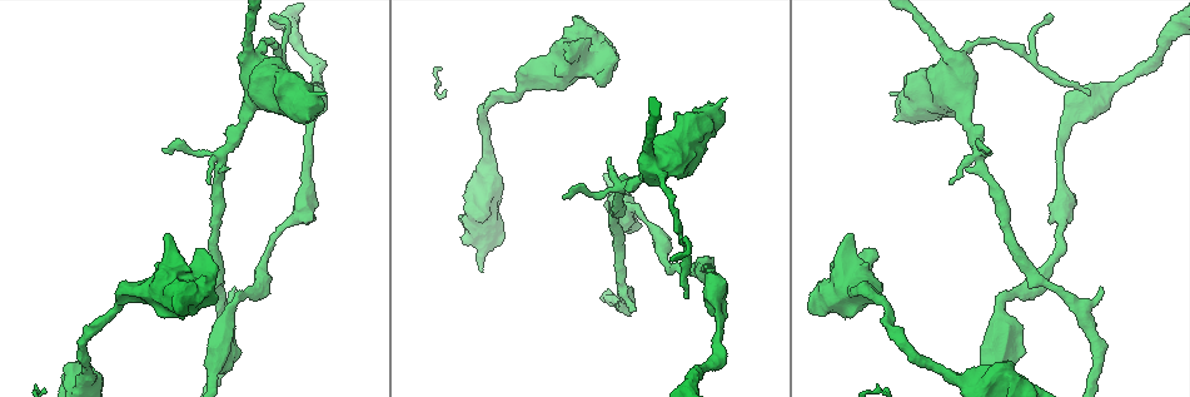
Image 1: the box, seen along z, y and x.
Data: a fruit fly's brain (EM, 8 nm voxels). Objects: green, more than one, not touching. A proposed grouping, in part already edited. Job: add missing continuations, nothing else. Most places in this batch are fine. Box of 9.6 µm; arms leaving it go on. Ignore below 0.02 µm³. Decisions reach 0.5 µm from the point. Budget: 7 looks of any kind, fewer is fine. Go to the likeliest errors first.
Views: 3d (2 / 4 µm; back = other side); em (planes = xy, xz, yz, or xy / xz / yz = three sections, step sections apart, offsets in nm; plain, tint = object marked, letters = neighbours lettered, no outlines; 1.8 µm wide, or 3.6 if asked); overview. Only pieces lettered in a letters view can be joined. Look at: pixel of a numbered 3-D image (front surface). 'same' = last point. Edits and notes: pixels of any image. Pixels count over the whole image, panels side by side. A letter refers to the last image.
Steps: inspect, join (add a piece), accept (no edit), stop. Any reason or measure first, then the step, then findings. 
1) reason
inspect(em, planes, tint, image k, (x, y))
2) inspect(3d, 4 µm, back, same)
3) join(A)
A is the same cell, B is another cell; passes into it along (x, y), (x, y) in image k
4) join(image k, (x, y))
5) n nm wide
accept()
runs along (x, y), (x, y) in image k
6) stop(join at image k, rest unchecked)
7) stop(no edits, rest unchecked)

inspect(3d, 2 µm, back, image 1, (1016, 360))

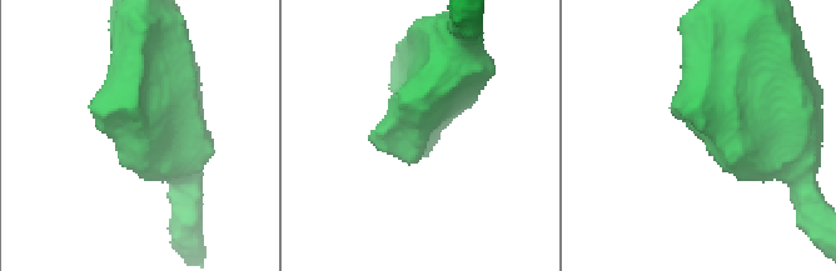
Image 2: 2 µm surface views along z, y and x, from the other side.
inspect(em, xy, step 4, letters, image 2, (102, 133))

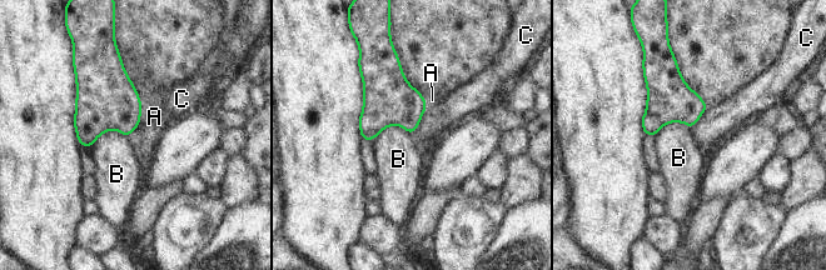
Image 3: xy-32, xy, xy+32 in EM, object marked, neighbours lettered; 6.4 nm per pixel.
inspect(em, planes, letters, same)

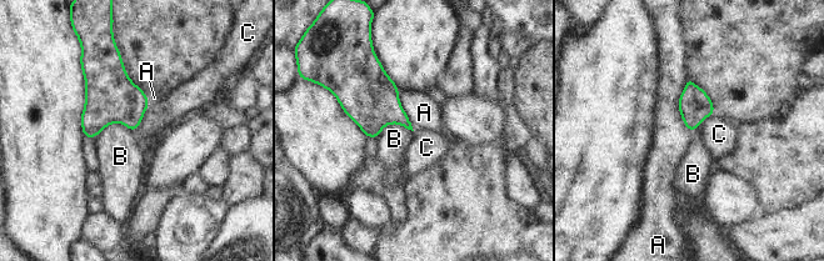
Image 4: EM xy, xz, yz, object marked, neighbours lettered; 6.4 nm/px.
accept()
A, B and C are other cells; no lettered piece goes on from it

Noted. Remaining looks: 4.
inspect(em, xz, step 8, letters, image 1, (890, 92))

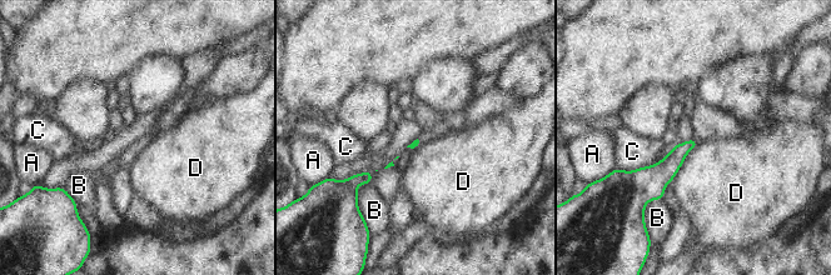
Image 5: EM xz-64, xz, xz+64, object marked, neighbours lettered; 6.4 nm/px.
accept()
A, B, C and D are other cells; border along (700, 143), (686, 155), (672, 179) in image 5; none of them fits

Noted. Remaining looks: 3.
free end
inspect(em, yz, step 4, tint, image 1, (635, 307))

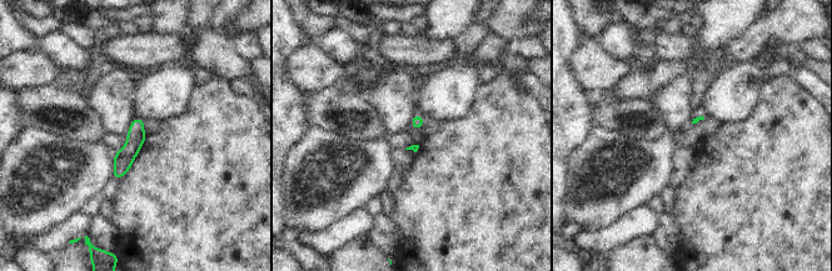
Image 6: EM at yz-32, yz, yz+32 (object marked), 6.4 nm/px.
cut it another way
inspect(em, planes, letters, same)

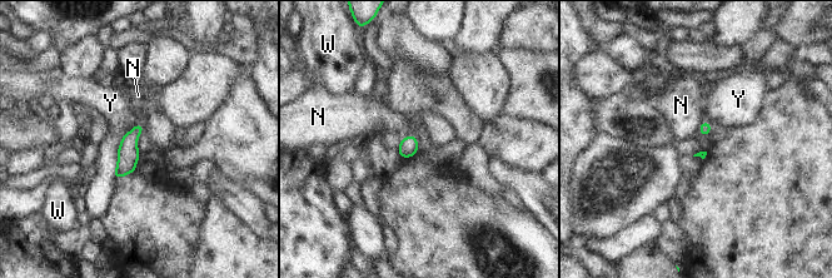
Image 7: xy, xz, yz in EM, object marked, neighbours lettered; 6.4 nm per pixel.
accept()
N, W and Y are other cells; border along (143, 124), (135, 124), (123, 135) in image 7; no lettered piece goes on from it

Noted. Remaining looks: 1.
stop(no edits, rest unchecked)

